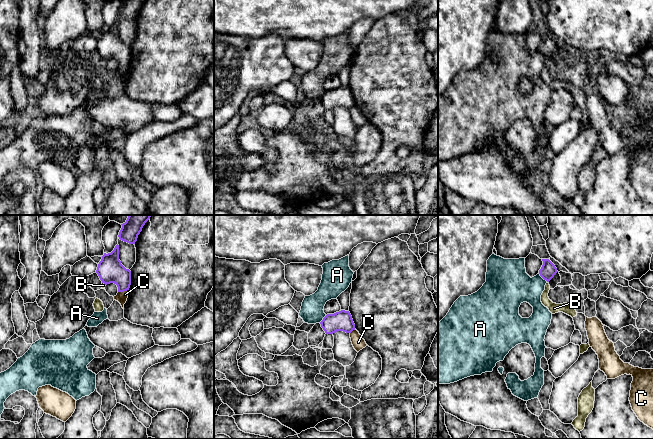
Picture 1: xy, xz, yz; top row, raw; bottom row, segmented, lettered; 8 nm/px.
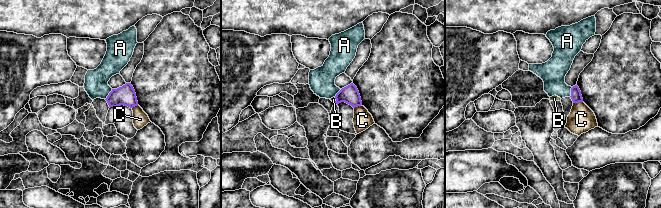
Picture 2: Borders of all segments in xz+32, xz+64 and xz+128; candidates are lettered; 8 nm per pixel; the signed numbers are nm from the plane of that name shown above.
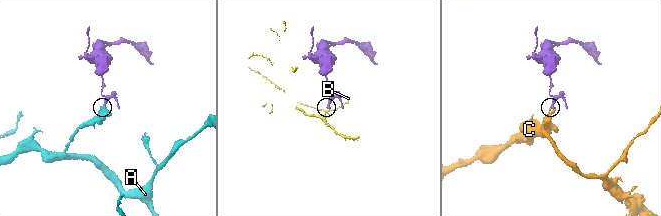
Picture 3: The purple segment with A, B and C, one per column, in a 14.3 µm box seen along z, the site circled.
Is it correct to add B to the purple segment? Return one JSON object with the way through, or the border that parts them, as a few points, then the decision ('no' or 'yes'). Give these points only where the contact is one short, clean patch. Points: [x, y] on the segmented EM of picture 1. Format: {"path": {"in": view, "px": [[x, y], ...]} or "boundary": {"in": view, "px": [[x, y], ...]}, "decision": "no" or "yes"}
{"boundary": {"in": "xy", "px": [[102, 282], [105, 285]]}, "decision": "no"}

